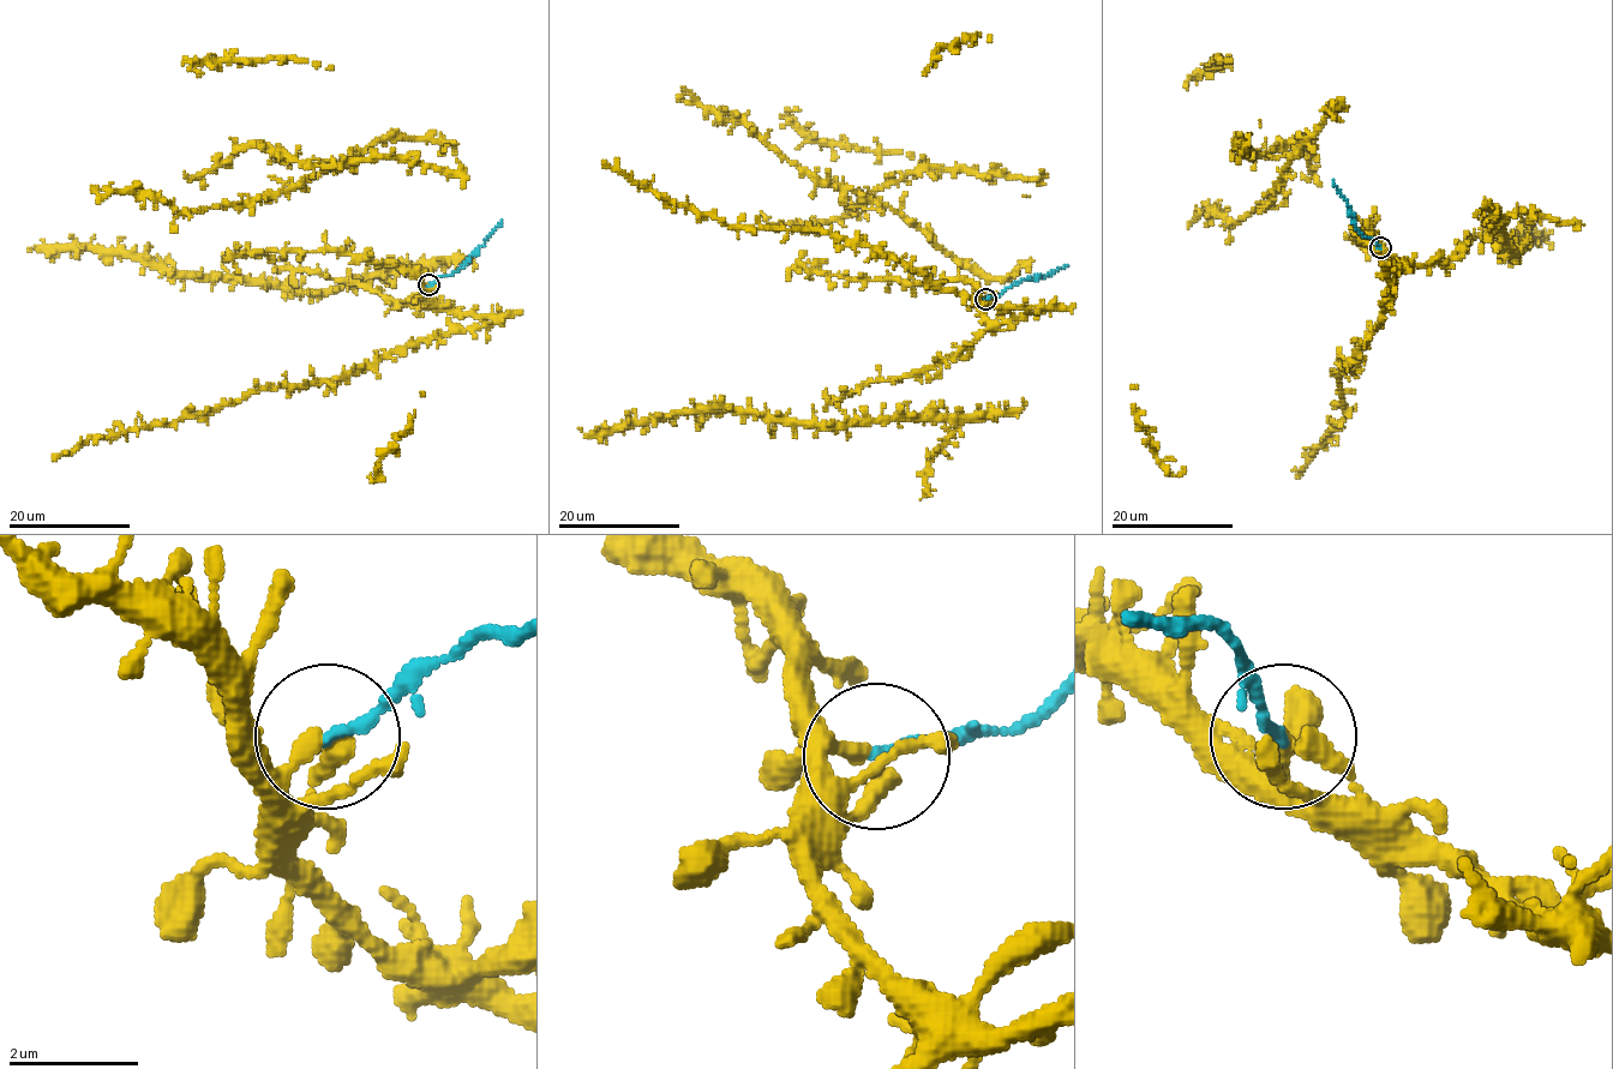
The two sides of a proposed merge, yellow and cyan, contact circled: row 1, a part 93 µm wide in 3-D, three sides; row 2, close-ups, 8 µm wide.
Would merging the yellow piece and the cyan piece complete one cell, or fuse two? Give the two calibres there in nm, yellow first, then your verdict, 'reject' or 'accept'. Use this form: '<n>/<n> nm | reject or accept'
280/170 nm | reject

